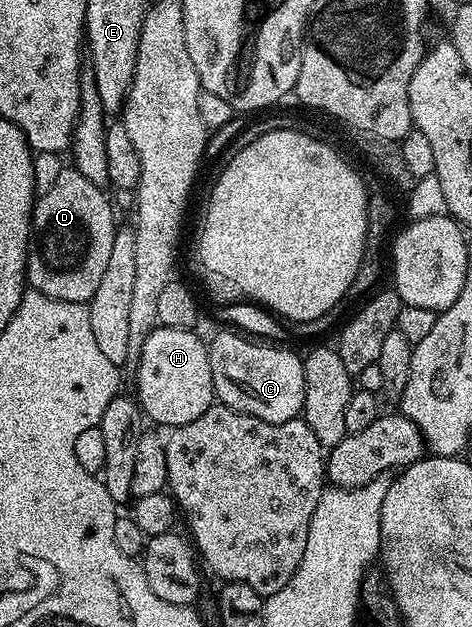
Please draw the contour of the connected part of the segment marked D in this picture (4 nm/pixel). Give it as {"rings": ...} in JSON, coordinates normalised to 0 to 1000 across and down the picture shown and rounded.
{"rings":[[[140,265],[91,306],[70,329],[61,410],[53,419],[59,458],[119,478],[180,485],[210,458],[235,411],[235,386],[244,386],[250,365],[239,357],[239,332],[214,308],[216,295],[184,290],[153,265]]]}

